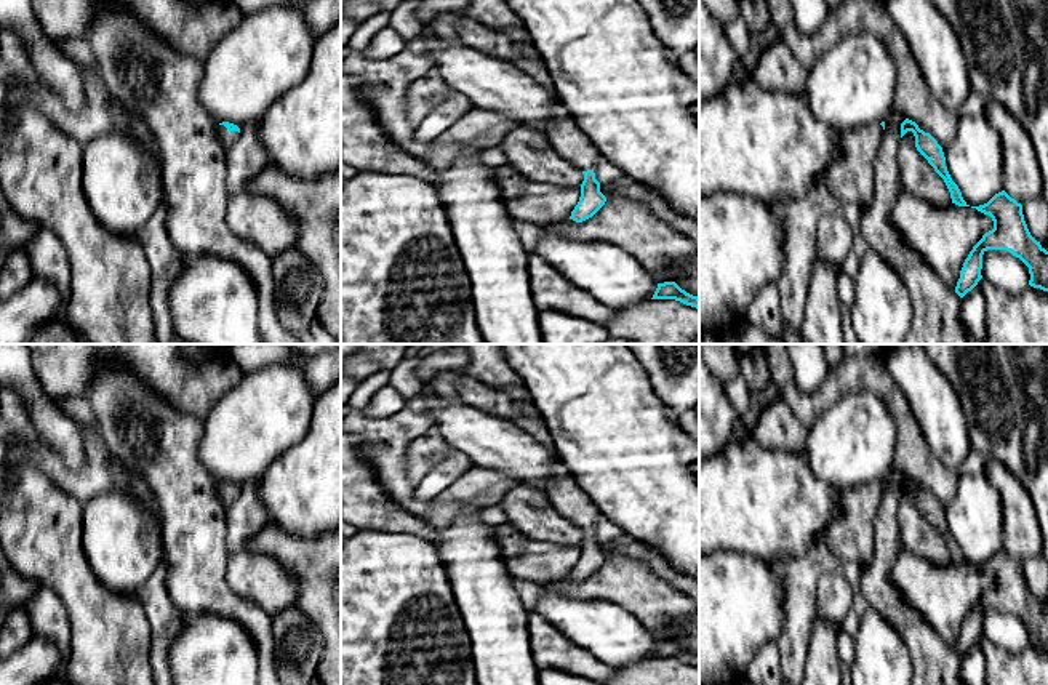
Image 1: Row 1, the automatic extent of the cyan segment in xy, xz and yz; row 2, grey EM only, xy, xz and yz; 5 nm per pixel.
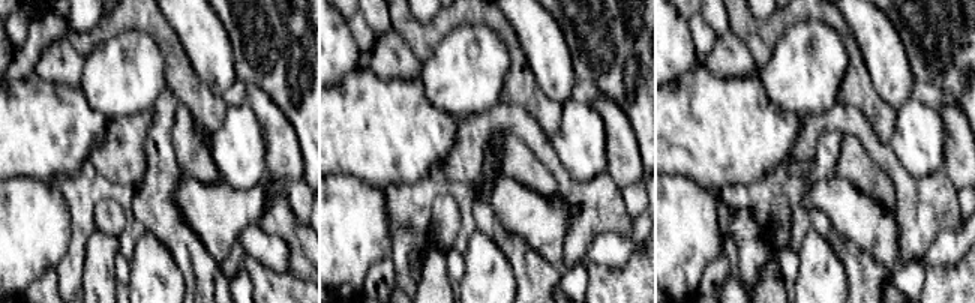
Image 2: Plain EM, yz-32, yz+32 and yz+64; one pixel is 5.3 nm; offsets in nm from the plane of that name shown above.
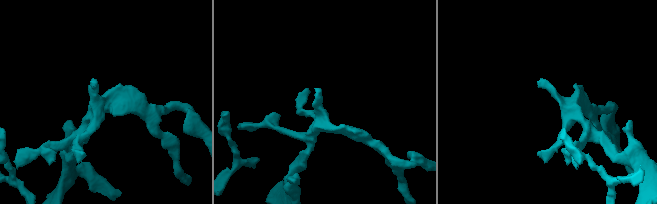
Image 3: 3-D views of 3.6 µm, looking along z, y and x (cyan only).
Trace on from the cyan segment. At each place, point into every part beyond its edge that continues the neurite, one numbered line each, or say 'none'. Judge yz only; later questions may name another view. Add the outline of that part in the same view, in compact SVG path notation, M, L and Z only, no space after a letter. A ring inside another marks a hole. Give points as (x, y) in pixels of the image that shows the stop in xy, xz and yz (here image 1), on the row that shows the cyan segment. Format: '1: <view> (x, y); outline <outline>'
1: yz (847, 176); outline M882 125L842 131L837 157L821 171L821 182L835 198L866 206L870 198L870 174L883 138Z

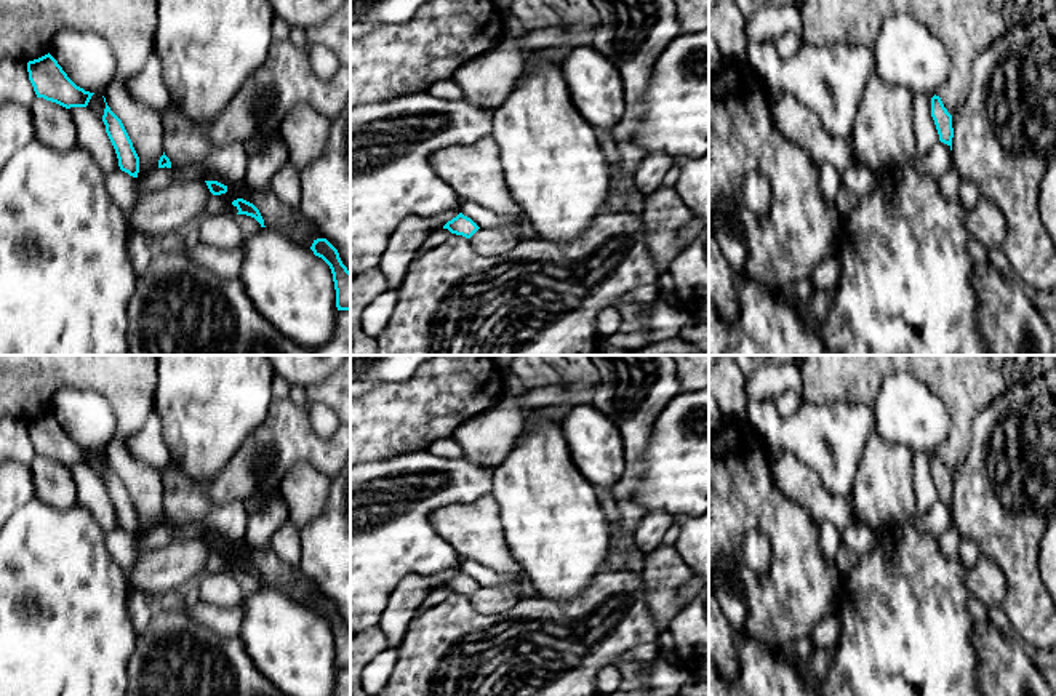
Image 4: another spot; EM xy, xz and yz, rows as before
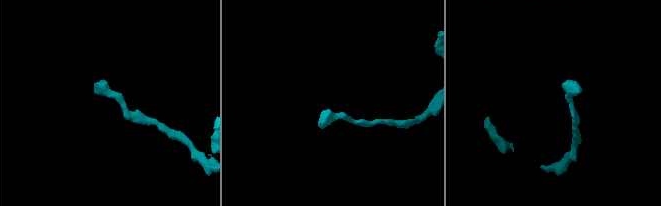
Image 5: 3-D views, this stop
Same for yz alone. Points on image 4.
none

